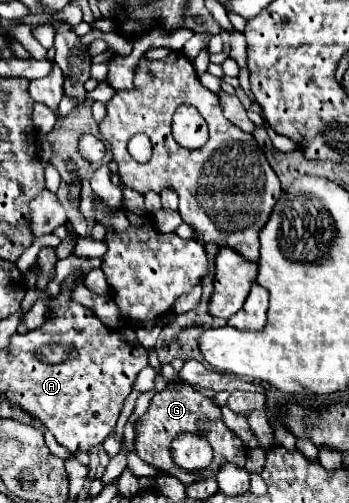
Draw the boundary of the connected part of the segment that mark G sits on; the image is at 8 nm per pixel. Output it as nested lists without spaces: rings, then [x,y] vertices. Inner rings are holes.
[[[171,382],[163,392],[157,392],[153,396],[149,410],[137,422],[135,450],[137,450],[139,458],[143,458],[147,464],[155,466],[157,470],[161,470],[169,476],[177,476],[185,486],[189,486],[197,480],[203,480],[203,478],[215,478],[215,474],[219,472],[219,468],[225,462],[231,462],[235,466],[245,466],[245,460],[247,460],[247,446],[233,432],[229,432],[229,428],[223,424],[221,408],[213,400],[209,400],[207,396],[193,390],[191,386],[185,386],[185,384],[179,384],[179,382]],[[181,432],[199,434],[211,444],[213,462],[207,470],[183,472],[179,466],[173,464],[173,460],[171,460],[171,442]]]

